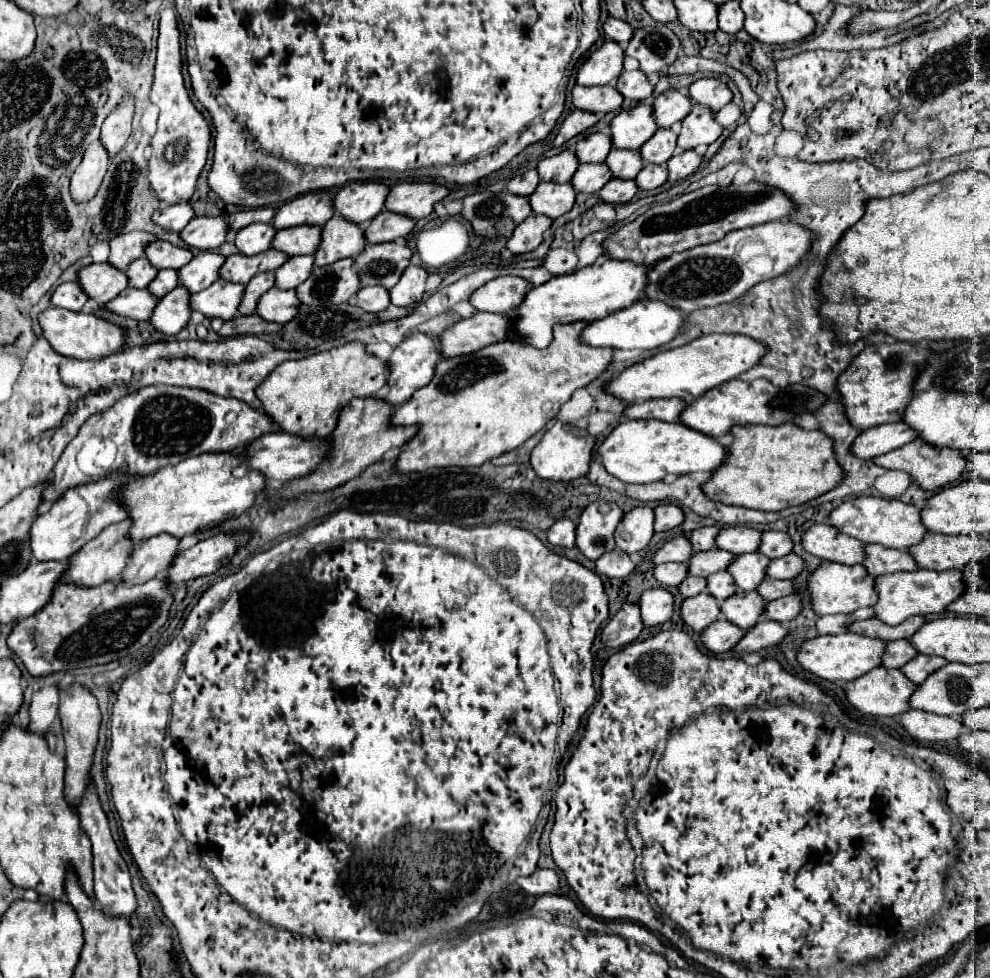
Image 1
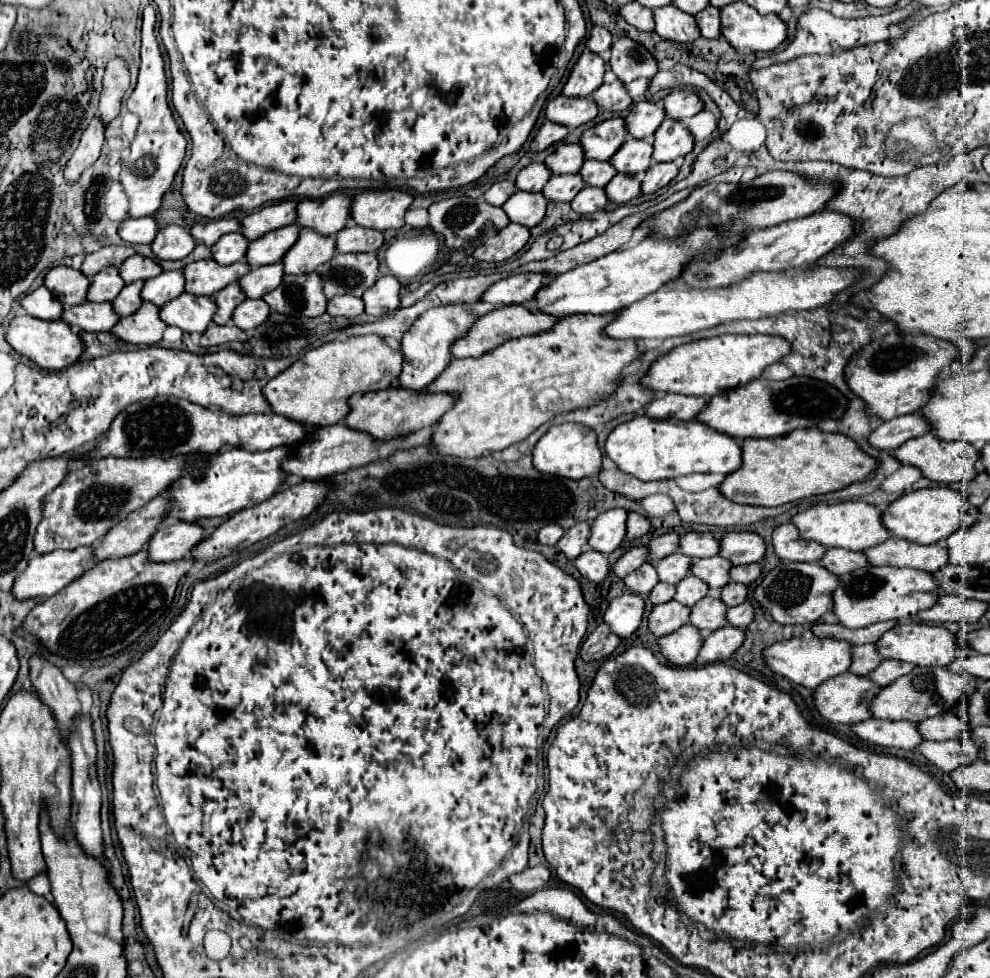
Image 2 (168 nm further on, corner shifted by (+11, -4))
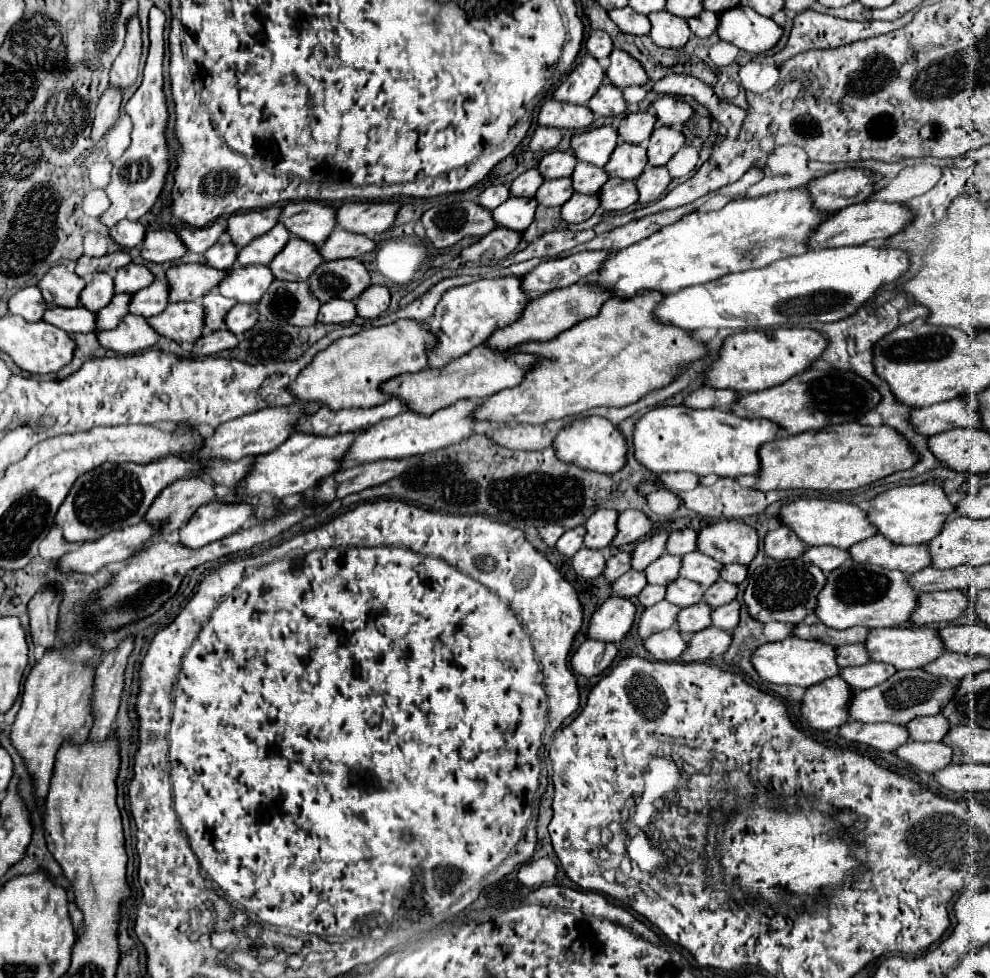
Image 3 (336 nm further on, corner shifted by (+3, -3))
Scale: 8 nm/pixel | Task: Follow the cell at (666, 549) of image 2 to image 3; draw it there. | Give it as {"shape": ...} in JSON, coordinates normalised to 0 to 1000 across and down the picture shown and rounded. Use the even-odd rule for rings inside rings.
{"shape":[[[665,544],[665,546],[653,550],[651,554],[646,554],[640,560],[638,581],[640,583],[653,583],[655,577],[665,573],[673,564],[673,554],[675,554],[675,544]]]}

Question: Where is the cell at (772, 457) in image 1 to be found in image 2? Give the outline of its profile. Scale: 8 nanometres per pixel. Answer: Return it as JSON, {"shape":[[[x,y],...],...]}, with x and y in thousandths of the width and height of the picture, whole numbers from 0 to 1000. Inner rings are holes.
{"shape":[[[808,439],[782,449],[754,449],[749,455],[749,469],[749,478],[731,490],[727,502],[741,514],[772,518],[846,502],[859,494],[883,488],[887,480],[887,471],[863,449],[826,439]]]}

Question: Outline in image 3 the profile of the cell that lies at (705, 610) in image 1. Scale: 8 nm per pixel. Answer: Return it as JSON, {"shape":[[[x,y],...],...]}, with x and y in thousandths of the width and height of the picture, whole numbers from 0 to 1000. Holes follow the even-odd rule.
{"shape":[[[669,613],[669,616],[665,616],[648,626],[644,648],[648,652],[655,652],[657,648],[679,642],[683,638],[683,634],[685,634],[685,620]]]}

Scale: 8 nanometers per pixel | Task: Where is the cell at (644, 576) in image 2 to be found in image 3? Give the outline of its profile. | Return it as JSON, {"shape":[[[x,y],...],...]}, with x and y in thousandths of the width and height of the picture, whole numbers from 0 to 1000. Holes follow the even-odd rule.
{"shape":[[[636,583],[636,585],[632,585],[632,589],[626,589],[620,595],[620,607],[628,609],[628,611],[642,611],[653,599],[655,599],[653,587]]]}

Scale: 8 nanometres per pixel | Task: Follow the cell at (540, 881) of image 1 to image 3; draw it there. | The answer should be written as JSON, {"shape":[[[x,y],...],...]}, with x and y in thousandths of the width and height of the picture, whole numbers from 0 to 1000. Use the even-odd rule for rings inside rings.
{"shape":[[[545,877],[545,879],[537,879],[529,885],[525,885],[523,900],[533,908],[543,908],[547,904],[558,902],[562,892],[564,892],[562,883],[556,877]]]}

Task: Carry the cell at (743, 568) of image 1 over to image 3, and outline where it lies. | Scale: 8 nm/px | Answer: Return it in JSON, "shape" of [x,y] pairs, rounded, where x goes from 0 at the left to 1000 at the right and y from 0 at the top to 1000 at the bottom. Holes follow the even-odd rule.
{"shape":[[[697,564],[689,571],[687,589],[705,595],[711,601],[717,601],[727,593],[727,581],[729,577],[719,573],[717,569],[711,569],[709,564]]]}

